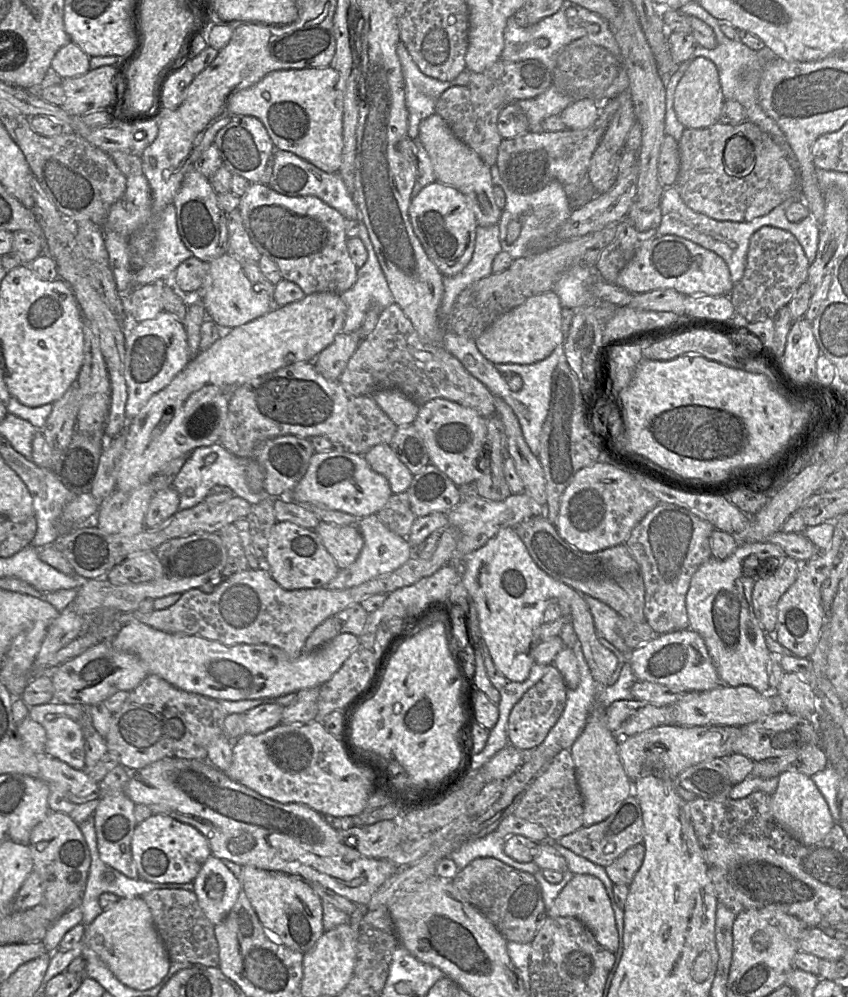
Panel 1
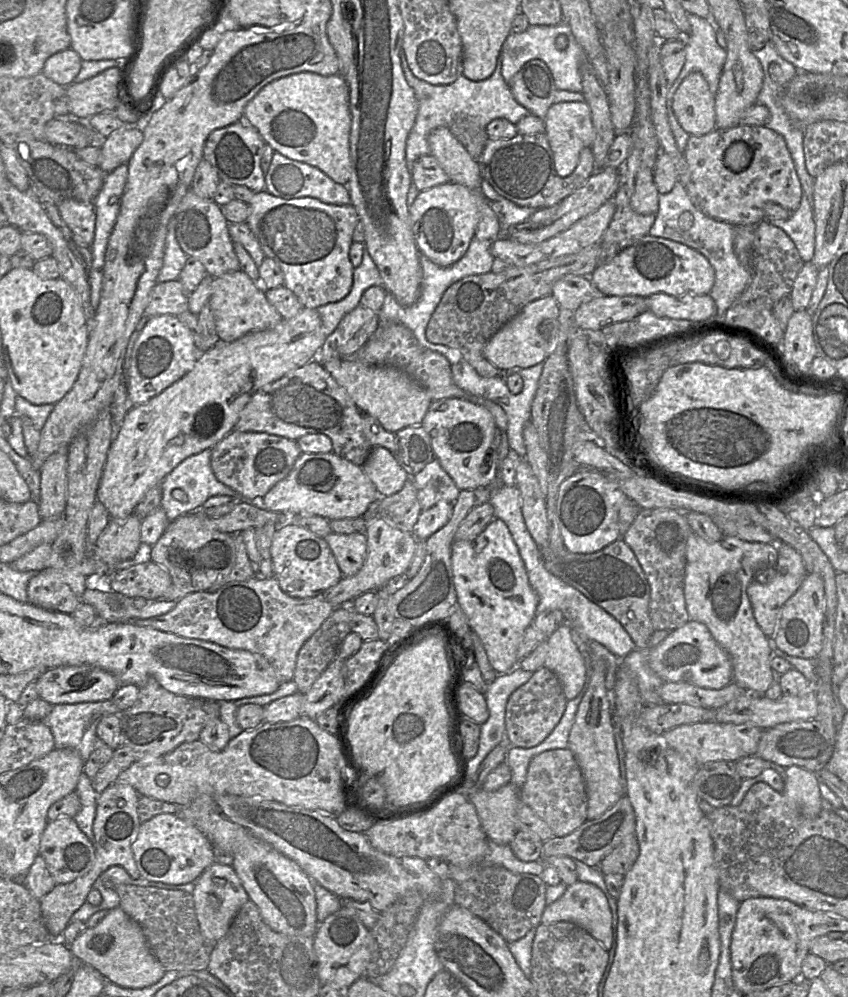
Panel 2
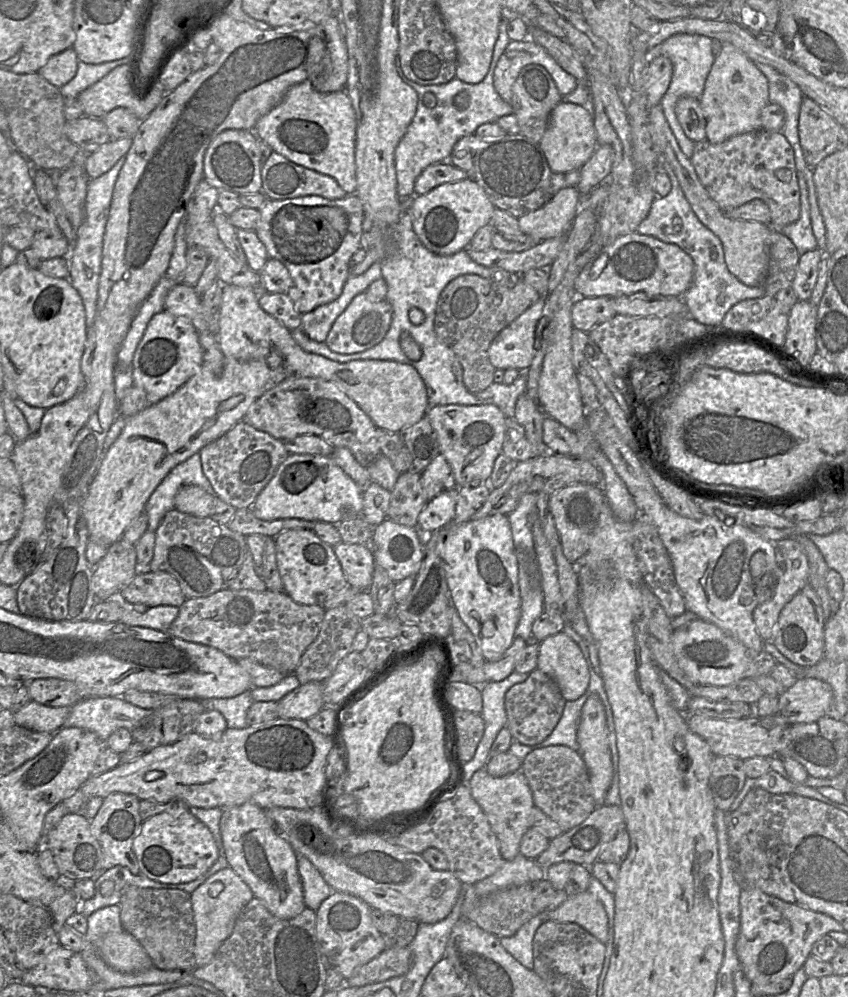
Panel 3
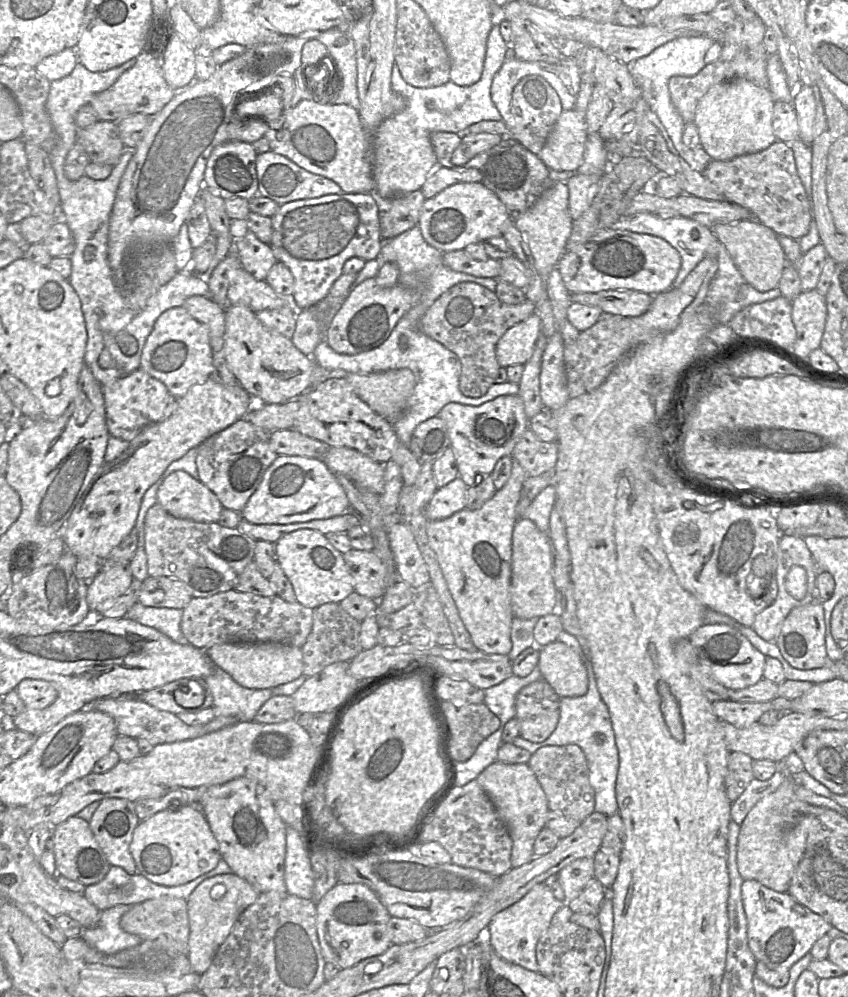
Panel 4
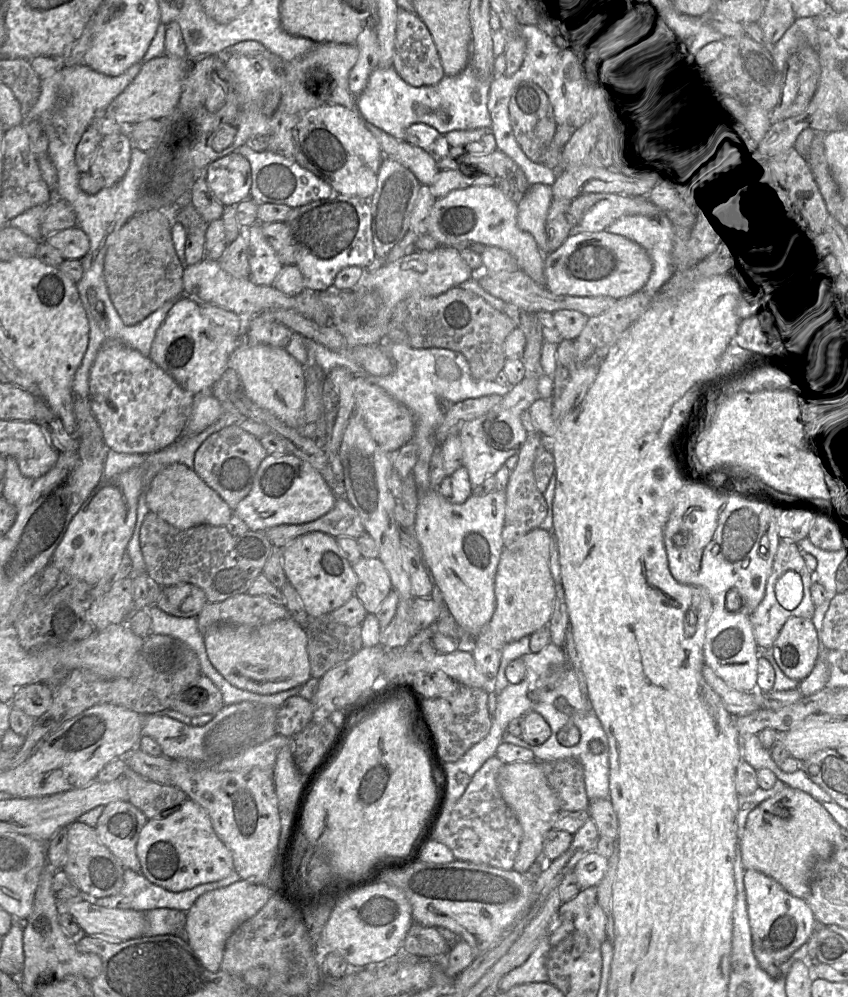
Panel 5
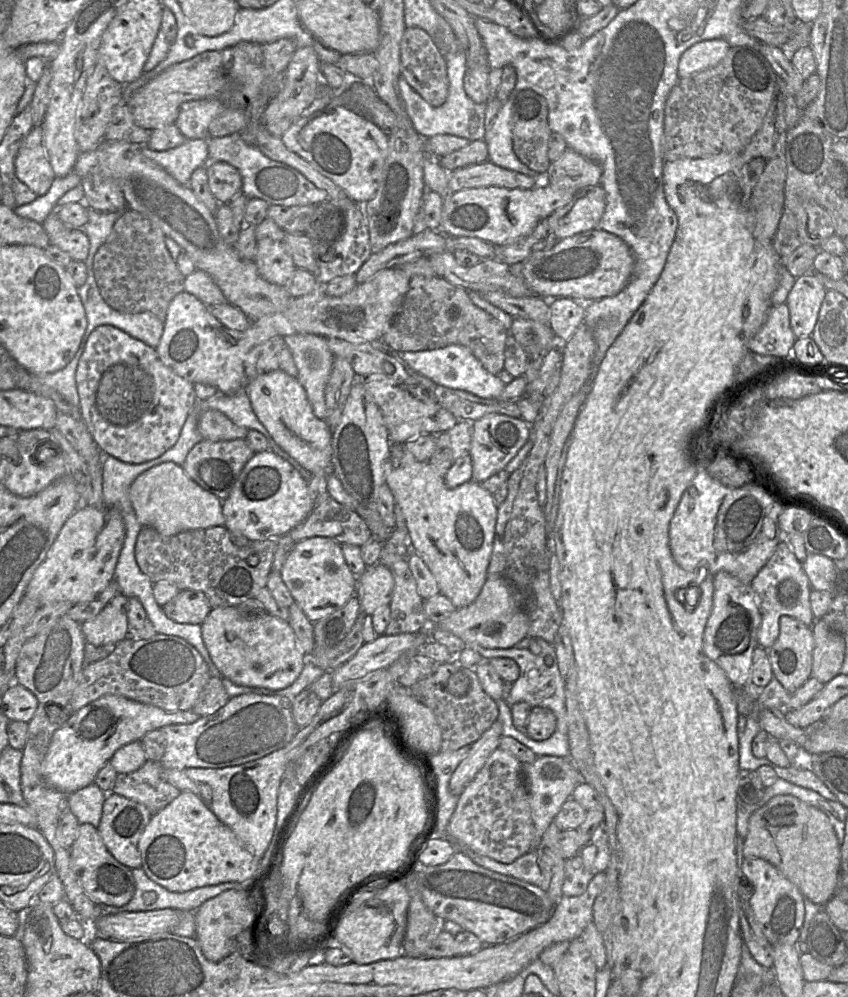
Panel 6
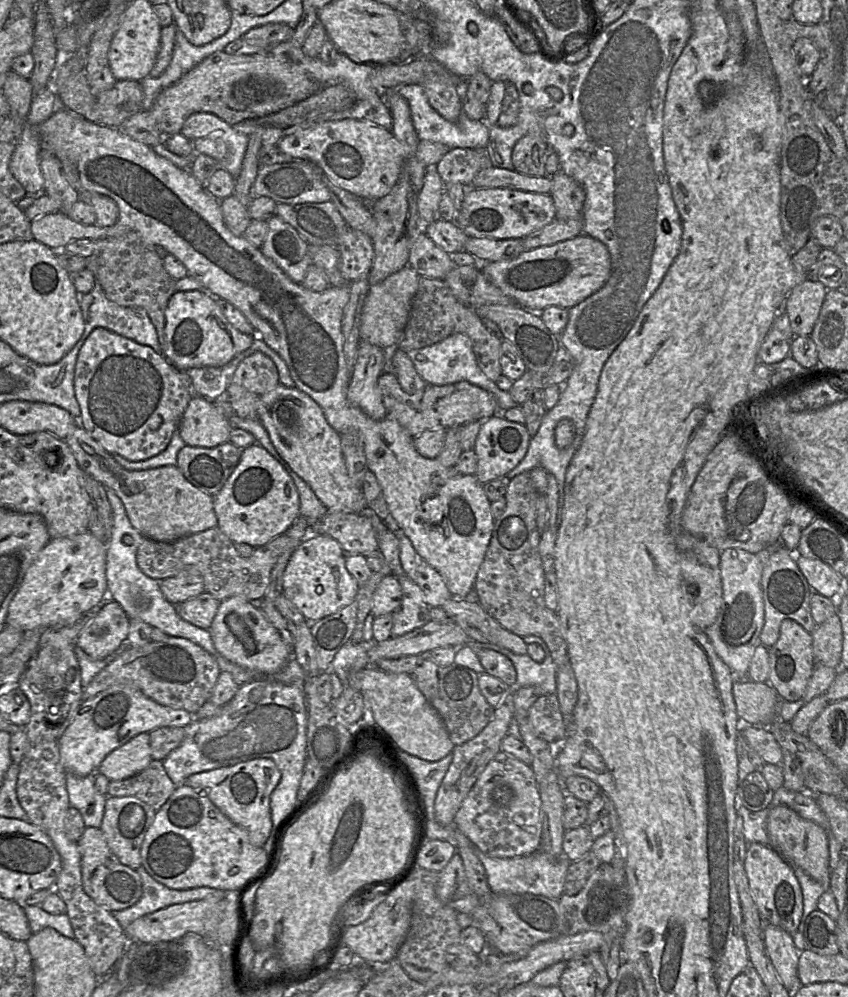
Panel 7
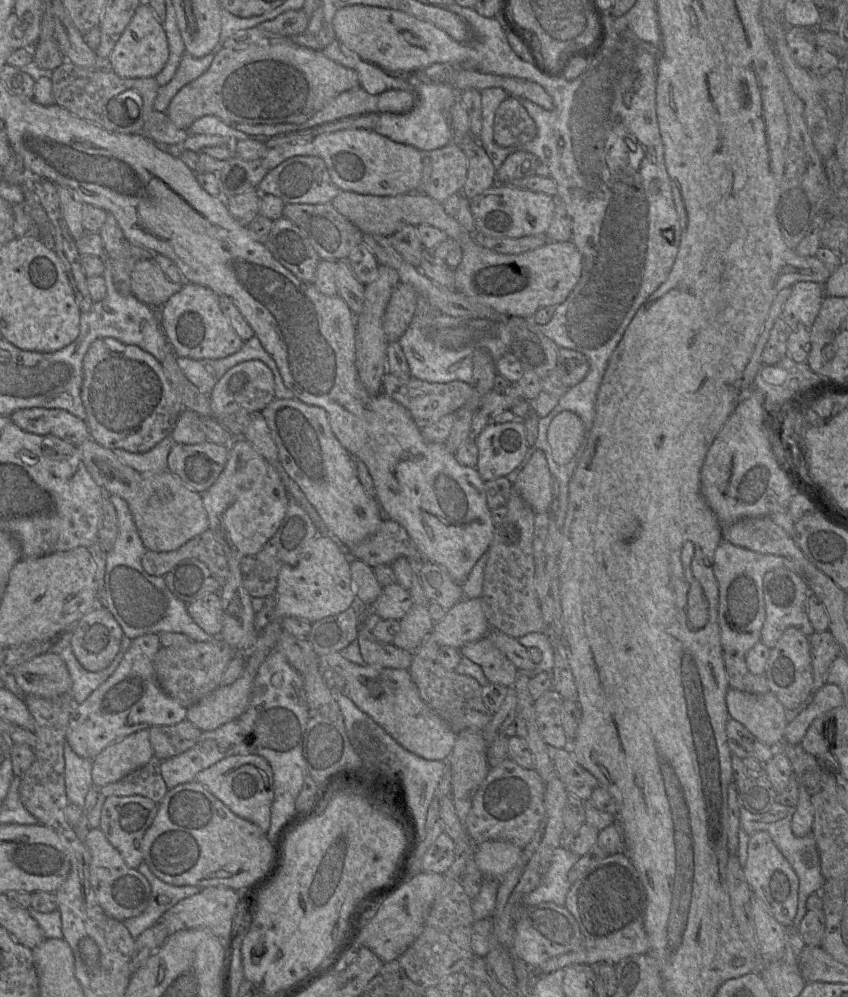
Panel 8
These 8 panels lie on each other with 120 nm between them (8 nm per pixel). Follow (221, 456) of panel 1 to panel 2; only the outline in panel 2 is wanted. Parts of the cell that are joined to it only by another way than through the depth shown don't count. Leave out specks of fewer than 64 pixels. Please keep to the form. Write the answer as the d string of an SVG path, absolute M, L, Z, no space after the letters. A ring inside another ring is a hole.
M206 449L198 454L186 458L162 481L162 496L160 507L165 511L169 522L177 519L182 515L200 510L206 500L213 496L227 495L242 501L242 499L233 489L224 485L215 477L210 466L211 450L212 449ZM175 489L183 490L187 494L186 502L179 502L173 498L172 492Z

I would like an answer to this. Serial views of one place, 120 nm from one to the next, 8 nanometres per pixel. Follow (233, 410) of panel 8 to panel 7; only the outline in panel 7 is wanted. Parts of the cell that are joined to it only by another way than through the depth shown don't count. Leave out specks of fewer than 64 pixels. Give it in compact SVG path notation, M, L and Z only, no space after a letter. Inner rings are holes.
M255 352L245 358L237 367L226 396L230 401L241 398L245 393L262 396L279 384L275 363L262 352Z

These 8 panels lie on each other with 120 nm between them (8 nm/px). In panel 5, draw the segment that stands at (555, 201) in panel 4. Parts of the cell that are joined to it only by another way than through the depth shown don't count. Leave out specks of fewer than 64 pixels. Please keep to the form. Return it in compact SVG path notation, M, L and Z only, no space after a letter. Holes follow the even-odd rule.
M533 184L518 202L518 225L530 233L540 248L548 253L546 220L553 203L552 186Z

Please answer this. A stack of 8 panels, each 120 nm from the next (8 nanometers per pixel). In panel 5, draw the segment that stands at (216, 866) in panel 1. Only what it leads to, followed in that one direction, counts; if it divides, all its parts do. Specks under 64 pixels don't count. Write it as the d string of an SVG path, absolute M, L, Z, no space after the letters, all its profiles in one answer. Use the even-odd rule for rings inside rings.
M239 880L226 887L202 894L187 911L184 936L203 965L210 971L221 970L226 942L230 935L267 903L273 892L264 884Z

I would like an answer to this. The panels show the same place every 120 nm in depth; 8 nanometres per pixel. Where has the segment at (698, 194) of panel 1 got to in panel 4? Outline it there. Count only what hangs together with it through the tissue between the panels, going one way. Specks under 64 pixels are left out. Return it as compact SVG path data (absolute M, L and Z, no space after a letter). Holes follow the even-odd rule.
M775 140L766 149L730 160L711 160L702 173L728 202L747 209L751 216L778 236L799 240L810 229L812 207L798 176L790 144Z

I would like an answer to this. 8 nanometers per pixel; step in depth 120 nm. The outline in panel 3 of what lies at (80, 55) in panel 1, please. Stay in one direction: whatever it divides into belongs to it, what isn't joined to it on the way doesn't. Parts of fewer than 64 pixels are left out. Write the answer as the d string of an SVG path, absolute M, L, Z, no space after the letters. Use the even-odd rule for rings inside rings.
M68 48L50 57L38 73L50 84L60 88L75 77L77 67L77 54L73 48Z

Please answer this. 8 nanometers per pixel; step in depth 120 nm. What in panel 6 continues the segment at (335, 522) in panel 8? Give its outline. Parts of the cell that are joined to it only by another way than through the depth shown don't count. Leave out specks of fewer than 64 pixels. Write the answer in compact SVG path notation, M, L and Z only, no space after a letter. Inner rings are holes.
M277 369L249 379L246 391L255 414L276 444L310 473L332 472L333 430L315 416L297 377Z

